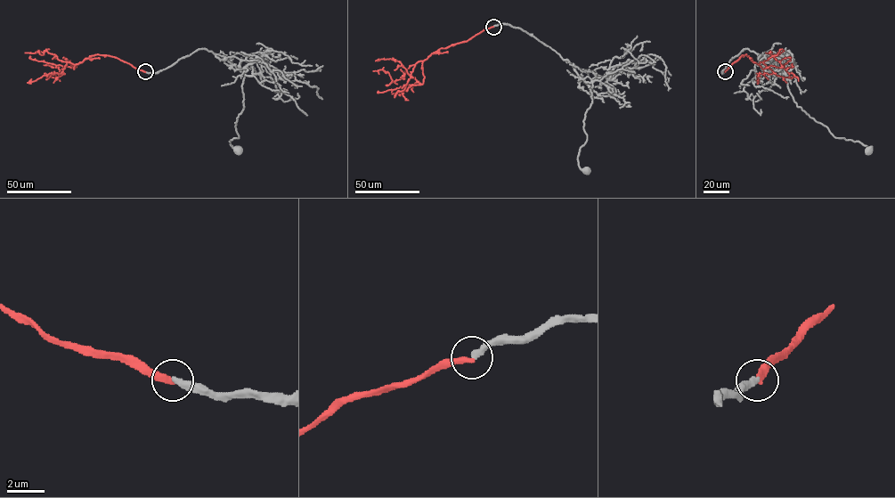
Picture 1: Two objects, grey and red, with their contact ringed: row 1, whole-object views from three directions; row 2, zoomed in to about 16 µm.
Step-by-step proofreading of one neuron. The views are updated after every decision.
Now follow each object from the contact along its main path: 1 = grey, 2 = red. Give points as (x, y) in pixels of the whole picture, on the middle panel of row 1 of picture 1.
1: (493, 26), (525, 31), (592, 82), (583, 122), (587, 138), (577, 156), (586, 170)
2: (493, 27), (467, 41), (434, 52), (423, 61), (421, 85), (378, 91)

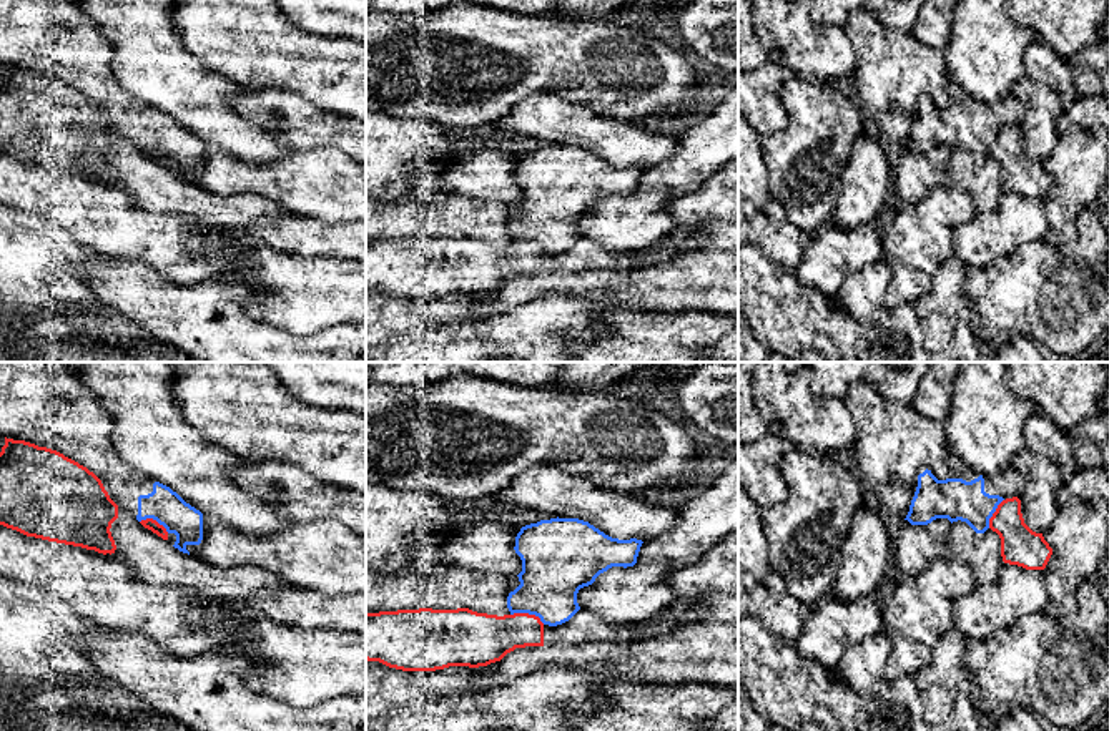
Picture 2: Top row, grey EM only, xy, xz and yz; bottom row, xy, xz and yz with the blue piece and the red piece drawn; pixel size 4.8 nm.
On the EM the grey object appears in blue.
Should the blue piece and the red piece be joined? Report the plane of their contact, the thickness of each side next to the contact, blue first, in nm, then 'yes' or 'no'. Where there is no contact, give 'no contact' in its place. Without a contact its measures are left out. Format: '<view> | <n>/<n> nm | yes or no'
xz | 320/240 nm | no

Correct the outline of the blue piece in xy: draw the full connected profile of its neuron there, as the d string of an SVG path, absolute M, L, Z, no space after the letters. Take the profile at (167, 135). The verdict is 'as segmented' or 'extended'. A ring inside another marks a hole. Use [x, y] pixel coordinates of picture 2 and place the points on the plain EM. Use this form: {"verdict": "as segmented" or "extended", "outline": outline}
{"verdict": "extended", "outline": "M0 0L0 65L25 68L63 81L93 100L103 111L110 126L138 150L153 146L176 163L175 176L183 181L188 173L200 173L203 168L203 141L186 131L170 115L155 110L150 103L130 95L115 78L111 70L113 47L100 28L90 20L76 0Z"}

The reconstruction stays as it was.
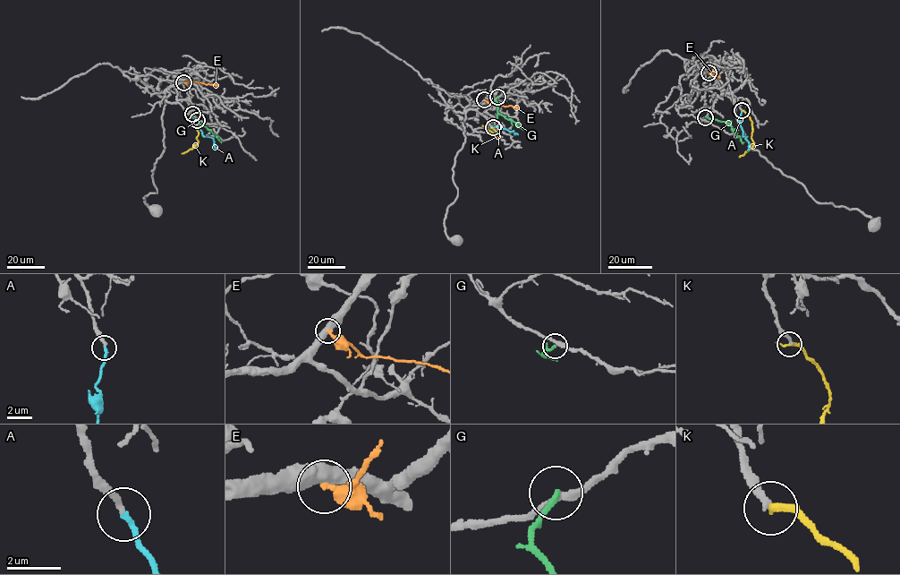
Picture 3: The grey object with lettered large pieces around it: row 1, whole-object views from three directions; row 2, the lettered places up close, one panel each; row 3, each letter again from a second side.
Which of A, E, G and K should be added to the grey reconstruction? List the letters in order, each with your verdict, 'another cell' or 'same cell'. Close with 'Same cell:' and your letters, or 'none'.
A: same cell
E: another cell
G: another cell
K: same cell
Same cell: A, K

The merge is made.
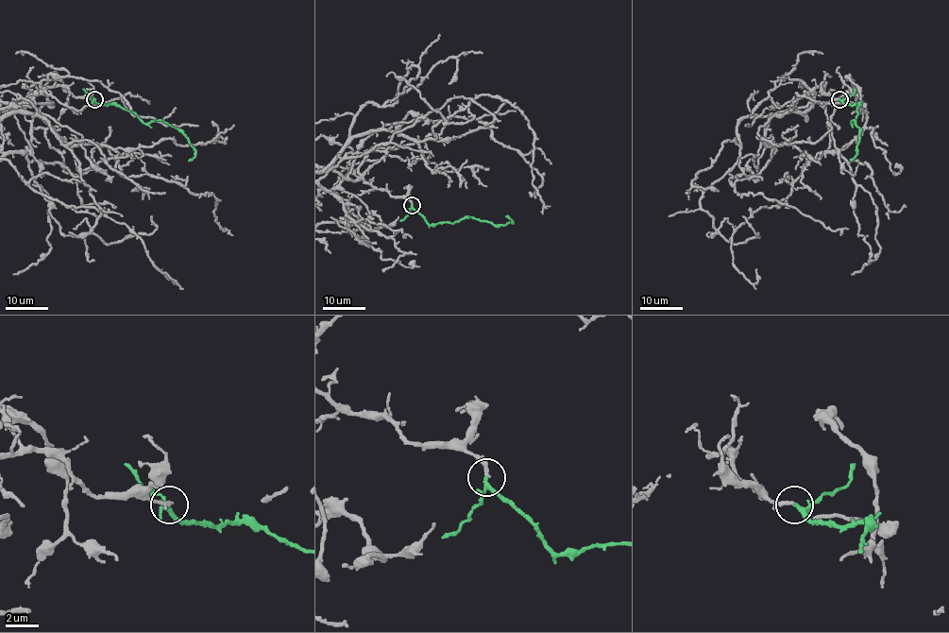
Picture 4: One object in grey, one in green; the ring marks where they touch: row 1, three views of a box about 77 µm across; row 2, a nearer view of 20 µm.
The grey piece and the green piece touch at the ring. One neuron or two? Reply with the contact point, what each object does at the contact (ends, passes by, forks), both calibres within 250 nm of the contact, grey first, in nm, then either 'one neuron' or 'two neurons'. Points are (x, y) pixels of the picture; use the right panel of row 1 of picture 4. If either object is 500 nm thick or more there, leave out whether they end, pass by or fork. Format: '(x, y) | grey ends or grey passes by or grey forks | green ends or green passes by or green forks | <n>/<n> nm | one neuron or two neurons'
(839, 99) | grey ends | green passes by | 240/200 nm | one neuron

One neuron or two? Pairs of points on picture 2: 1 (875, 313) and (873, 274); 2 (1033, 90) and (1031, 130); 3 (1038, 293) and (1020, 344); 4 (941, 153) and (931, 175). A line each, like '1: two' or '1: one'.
1: one
2: one
3: two
4: one

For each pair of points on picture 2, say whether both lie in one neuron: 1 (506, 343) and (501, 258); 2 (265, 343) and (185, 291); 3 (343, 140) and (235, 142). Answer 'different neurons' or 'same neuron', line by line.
1: different neurons
2: same neuron
3: different neurons

